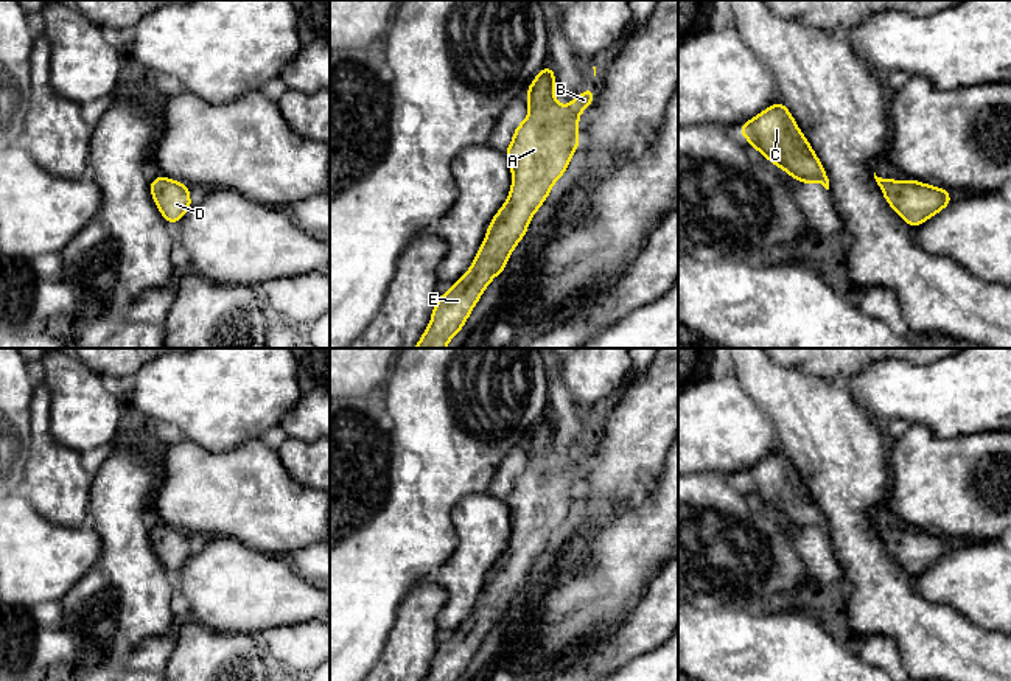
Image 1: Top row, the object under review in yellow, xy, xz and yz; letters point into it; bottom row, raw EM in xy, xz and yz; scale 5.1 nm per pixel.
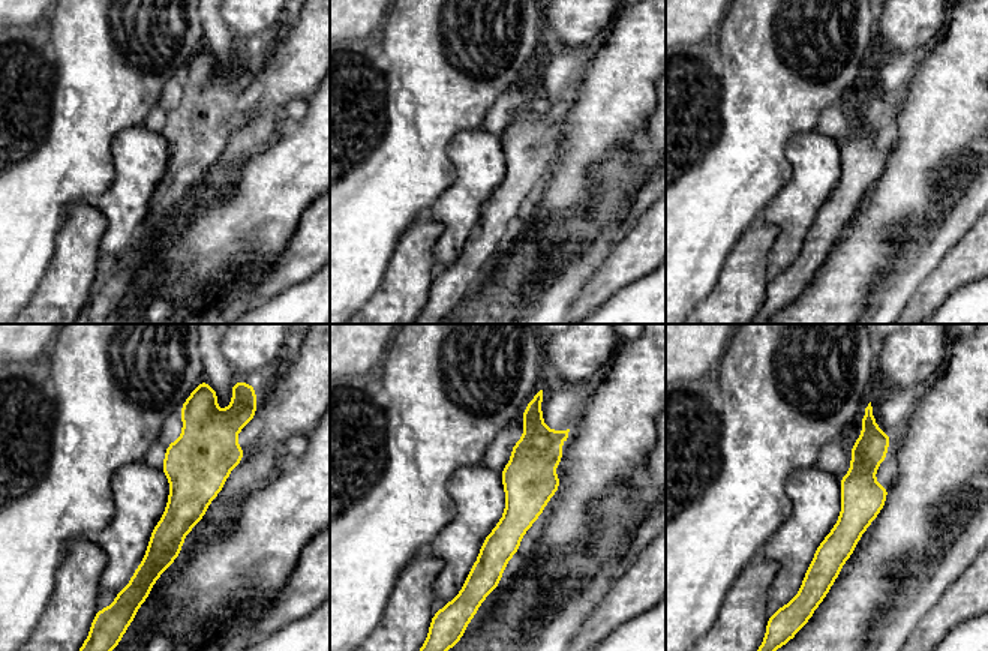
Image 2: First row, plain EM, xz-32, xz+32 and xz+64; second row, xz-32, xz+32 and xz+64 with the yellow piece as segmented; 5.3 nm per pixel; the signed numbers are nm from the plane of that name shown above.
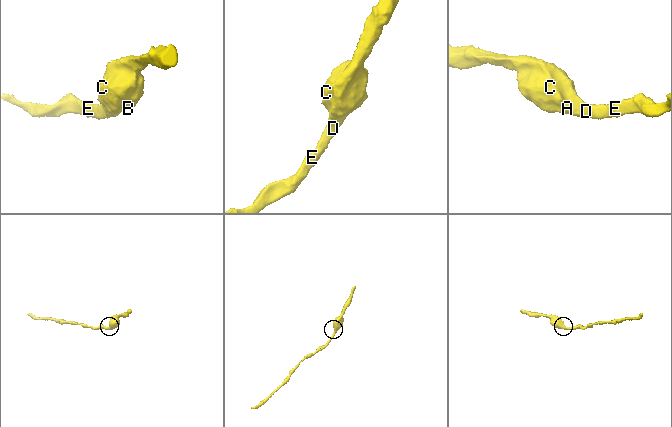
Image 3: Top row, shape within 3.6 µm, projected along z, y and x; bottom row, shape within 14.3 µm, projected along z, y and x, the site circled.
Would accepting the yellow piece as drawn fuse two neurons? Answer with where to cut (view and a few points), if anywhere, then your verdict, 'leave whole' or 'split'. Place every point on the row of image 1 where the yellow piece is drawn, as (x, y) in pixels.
cut none; leave whole

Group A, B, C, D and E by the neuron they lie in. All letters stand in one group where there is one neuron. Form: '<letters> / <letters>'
A B C D E

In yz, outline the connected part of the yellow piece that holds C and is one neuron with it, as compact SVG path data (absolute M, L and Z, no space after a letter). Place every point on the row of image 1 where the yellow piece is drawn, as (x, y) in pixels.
M784 103L768 106L743 123L737 132L790 177L807 185L820 182L829 190L824 166Z

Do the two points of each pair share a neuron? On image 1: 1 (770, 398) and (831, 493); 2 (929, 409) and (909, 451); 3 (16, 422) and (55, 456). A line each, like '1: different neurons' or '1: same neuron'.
1: same neuron
2: different neurons
3: different neurons

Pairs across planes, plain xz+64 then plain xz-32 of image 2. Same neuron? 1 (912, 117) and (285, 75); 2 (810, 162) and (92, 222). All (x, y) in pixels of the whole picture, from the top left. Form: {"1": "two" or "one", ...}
{"1": "one", "2": "two"}

